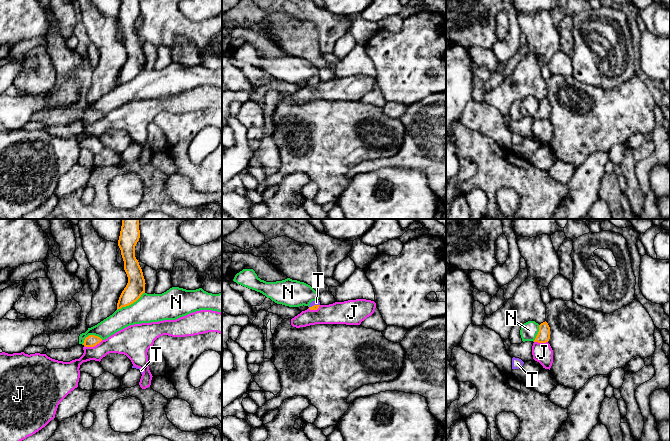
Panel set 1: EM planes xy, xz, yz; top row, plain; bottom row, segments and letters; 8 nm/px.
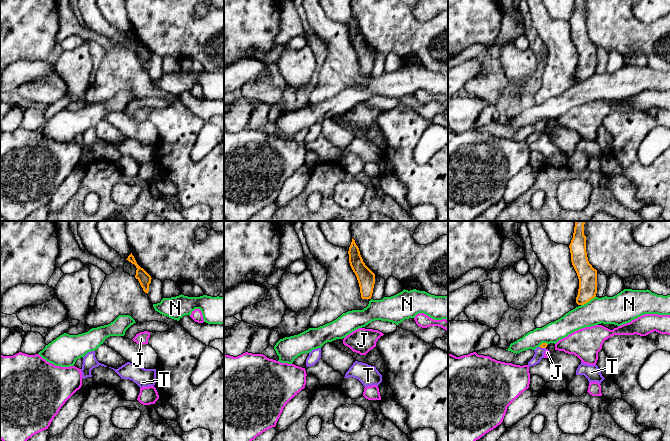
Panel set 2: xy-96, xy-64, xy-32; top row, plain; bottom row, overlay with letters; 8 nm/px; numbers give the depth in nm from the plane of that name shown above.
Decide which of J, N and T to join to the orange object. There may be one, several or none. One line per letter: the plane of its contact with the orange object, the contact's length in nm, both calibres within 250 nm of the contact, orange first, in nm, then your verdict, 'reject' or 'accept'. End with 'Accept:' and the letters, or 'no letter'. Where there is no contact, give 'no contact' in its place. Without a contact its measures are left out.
J: contact in xy; length 160 nm; calibres 90 and 190 nm; reject
N: contact in xy; length 260 nm; calibres 150 and 220 nm; reject
T: contact in xz; length 90 nm; calibres 50 and 50 nm; accept
Accept: T

